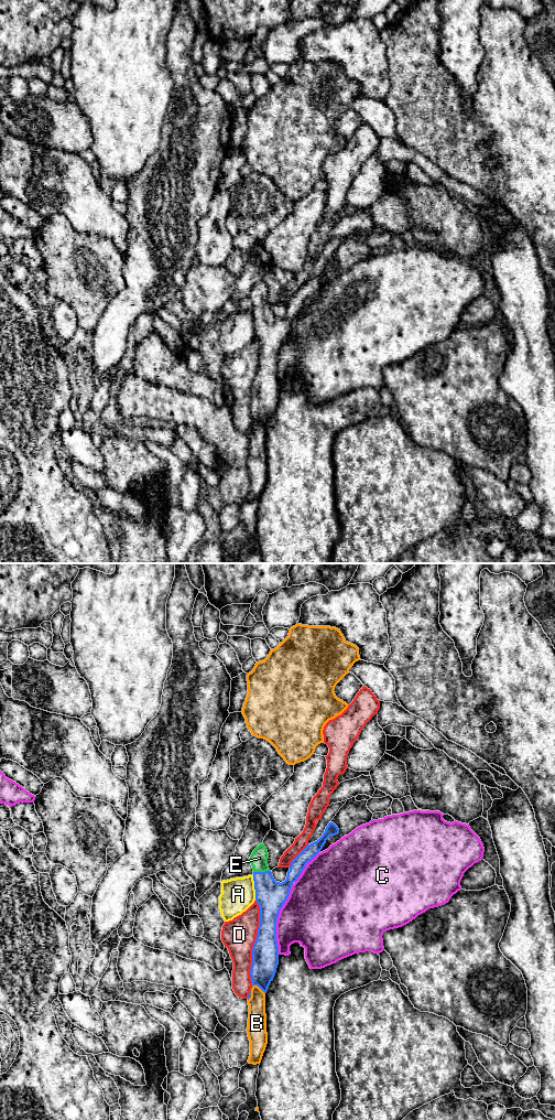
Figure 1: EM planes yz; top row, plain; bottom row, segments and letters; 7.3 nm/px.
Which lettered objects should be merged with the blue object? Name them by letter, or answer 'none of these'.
E

